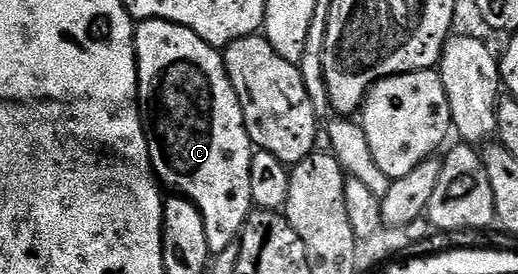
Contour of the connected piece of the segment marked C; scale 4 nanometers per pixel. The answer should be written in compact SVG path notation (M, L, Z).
M159 18L137 23L134 51L138 57L138 100L144 115L146 140L150 144L150 164L163 187L171 186L175 195L188 199L198 209L204 220L208 248L211 255L216 256L241 239L255 209L252 160L256 147L250 139L238 93L226 71L225 57L219 47L200 40L192 28Z

